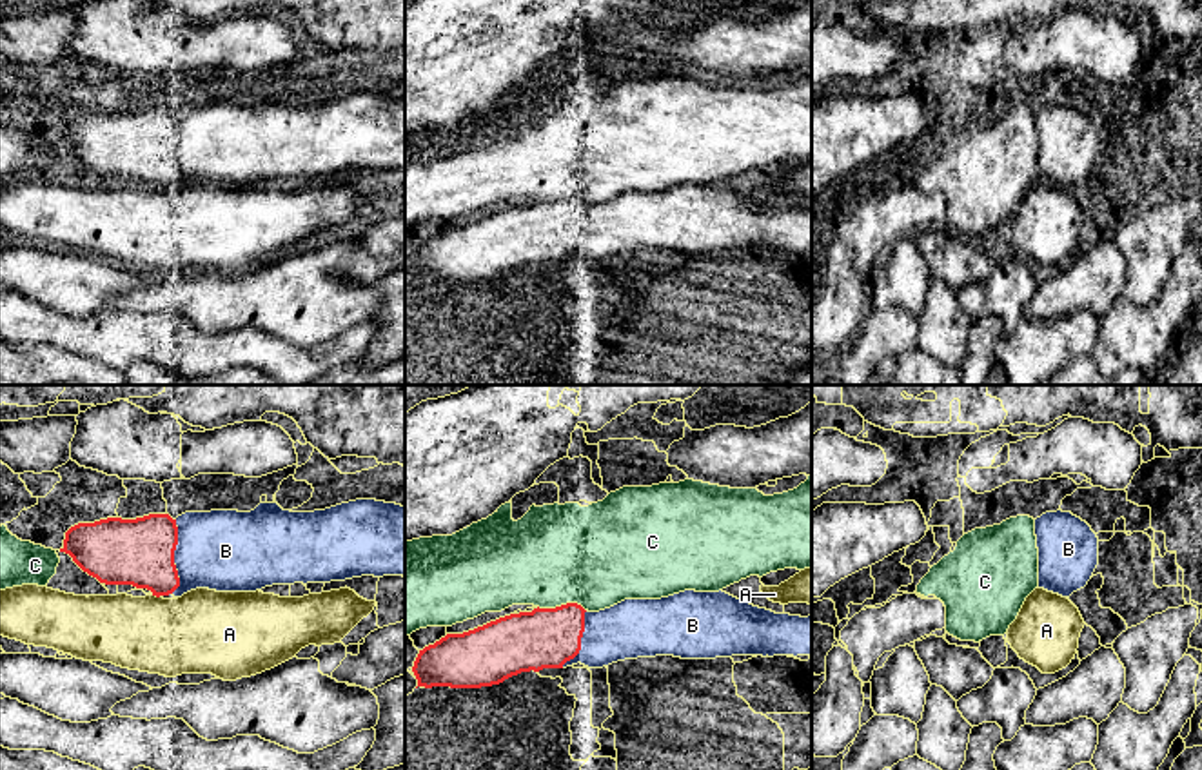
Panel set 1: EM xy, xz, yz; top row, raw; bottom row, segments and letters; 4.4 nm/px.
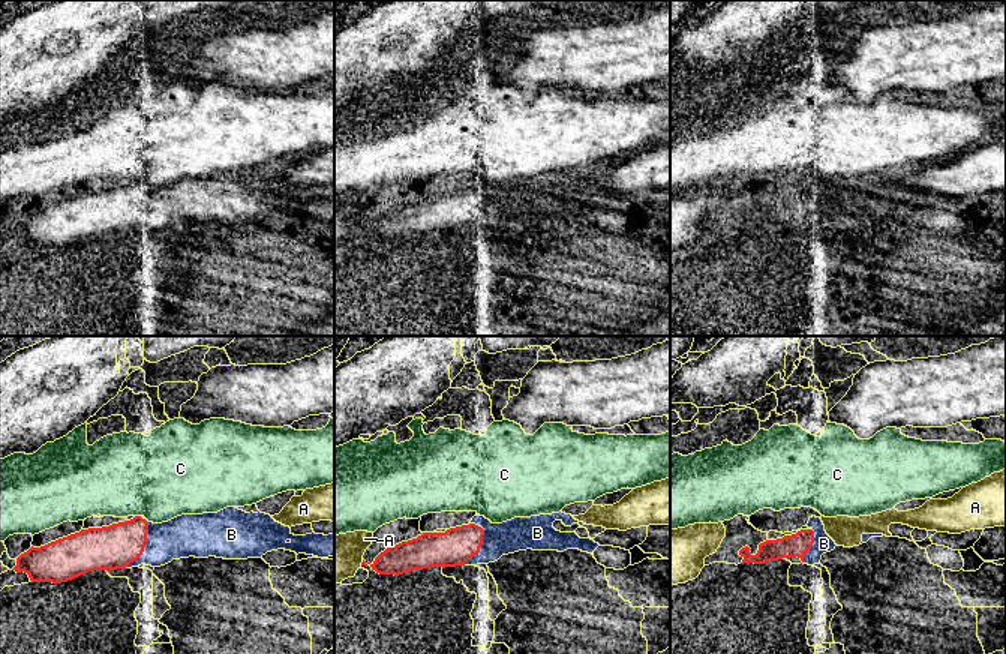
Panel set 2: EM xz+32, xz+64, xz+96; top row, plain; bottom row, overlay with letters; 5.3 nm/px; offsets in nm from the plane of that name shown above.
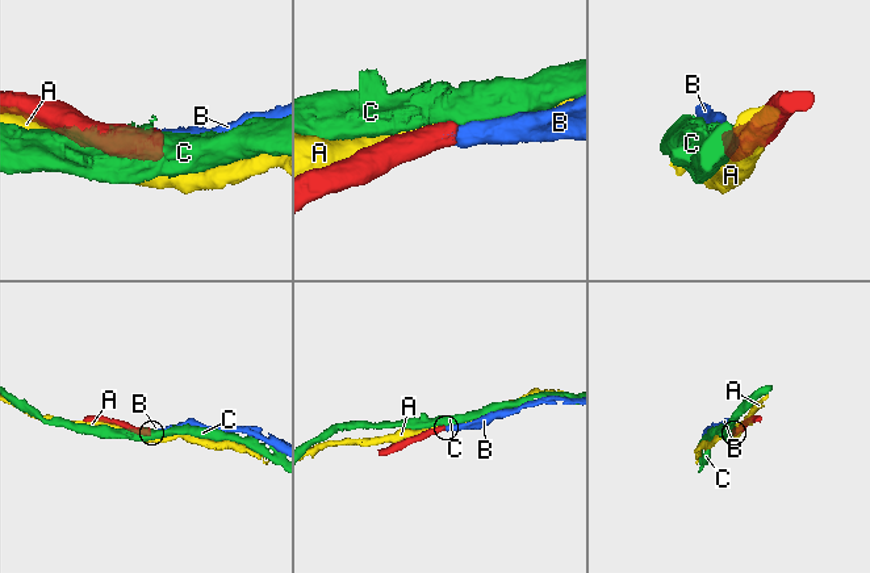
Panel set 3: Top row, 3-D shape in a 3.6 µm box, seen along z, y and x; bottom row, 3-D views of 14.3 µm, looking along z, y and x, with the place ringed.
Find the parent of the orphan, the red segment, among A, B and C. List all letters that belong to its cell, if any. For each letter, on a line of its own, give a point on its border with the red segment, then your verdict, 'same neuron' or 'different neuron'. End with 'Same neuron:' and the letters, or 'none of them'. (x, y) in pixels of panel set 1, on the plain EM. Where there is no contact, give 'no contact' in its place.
A: contact xy (157, 189); different neuron
B: contact xy (173, 149); same neuron
C: contact xz (561, 198); different neuron
Same neuron: B

